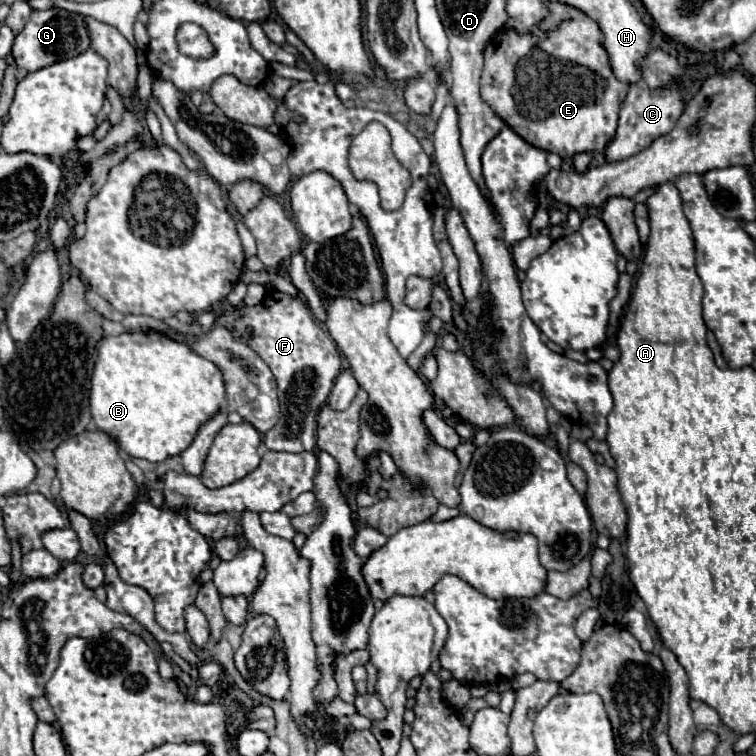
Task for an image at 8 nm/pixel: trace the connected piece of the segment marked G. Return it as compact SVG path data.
M52 7L52 9L44 9L44 11L38 11L38 9L32 11L30 21L26 23L24 31L18 33L14 39L12 55L20 69L38 71L38 69L44 69L48 65L56 63L56 61L76 57L76 55L84 53L88 47L90 47L90 35L88 35L84 17L74 13L74 19L72 19L72 13Z

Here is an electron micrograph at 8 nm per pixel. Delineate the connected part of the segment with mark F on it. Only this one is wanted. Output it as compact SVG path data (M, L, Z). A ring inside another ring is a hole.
M270 291L266 299L256 307L242 307L234 309L230 313L224 313L216 319L216 325L226 325L236 329L236 337L252 345L252 349L270 365L276 381L278 381L278 397L280 397L280 421L264 433L264 445L270 451L286 451L286 453L302 453L302 451L314 451L316 449L316 419L318 409L324 405L324 401L330 395L330 389L334 385L334 379L340 373L340 355L330 339L330 335L312 319L310 309L302 299L294 299L280 291ZM246 327L254 329L254 337L250 339L246 333Z

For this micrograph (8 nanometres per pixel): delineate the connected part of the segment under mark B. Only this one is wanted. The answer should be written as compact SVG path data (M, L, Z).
M154 331L102 337L98 343L98 359L90 383L90 413L96 427L108 433L120 451L146 461L164 461L168 457L180 455L190 445L190 441L194 441L198 425L202 425L206 417L218 413L226 397L222 373L218 373L214 363L198 357L186 343L174 341Z

